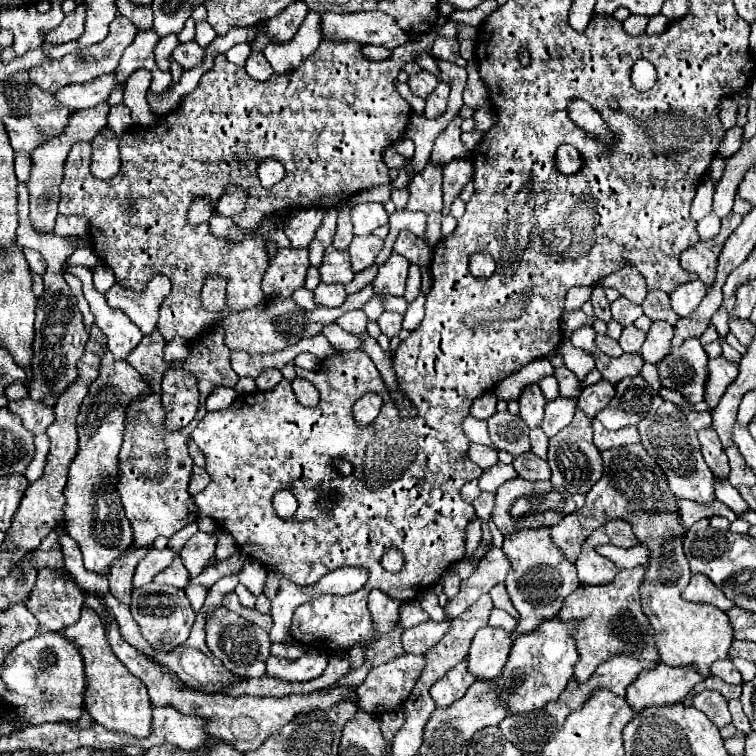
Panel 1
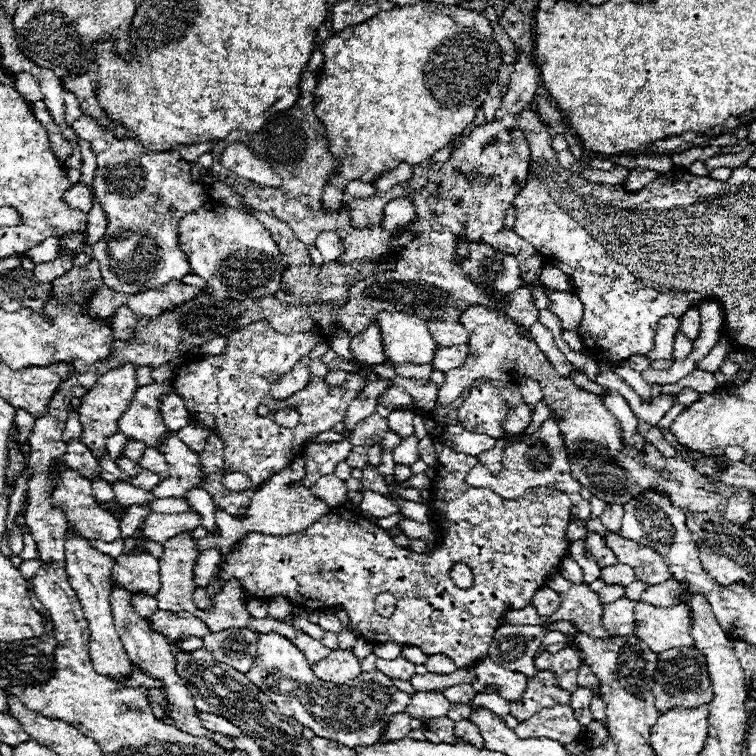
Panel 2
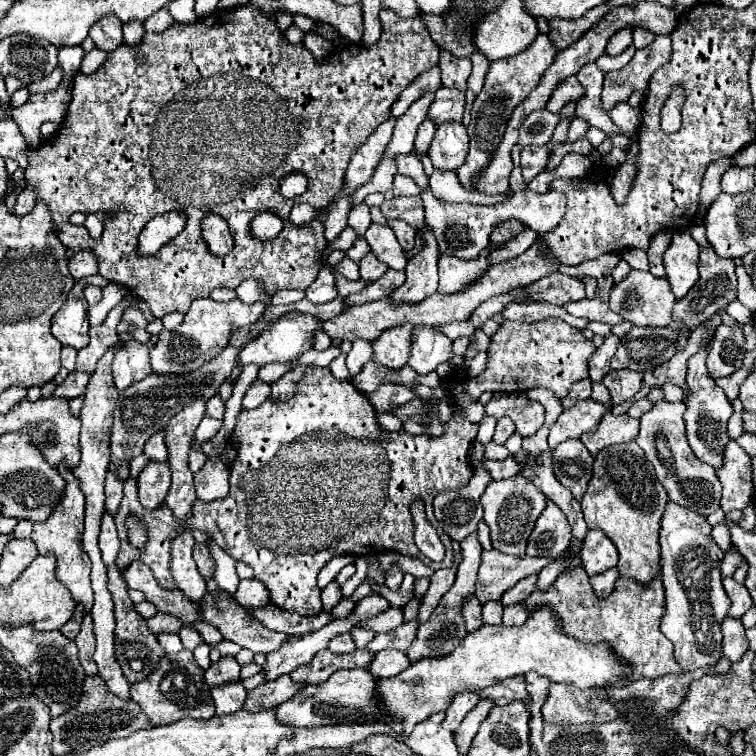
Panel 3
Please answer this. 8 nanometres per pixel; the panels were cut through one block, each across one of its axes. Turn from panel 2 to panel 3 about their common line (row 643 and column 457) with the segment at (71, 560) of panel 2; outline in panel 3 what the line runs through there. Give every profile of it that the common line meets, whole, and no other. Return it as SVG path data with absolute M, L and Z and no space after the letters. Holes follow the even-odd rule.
M440 86L434 92L434 102L428 110L428 118L436 124L450 122L450 120L460 122L462 112L464 112L464 92L460 92L456 88Z

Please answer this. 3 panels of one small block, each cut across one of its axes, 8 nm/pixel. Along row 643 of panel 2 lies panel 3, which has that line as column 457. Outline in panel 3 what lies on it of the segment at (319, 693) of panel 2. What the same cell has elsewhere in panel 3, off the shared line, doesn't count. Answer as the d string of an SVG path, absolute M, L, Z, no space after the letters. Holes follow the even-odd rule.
M486 248L484 256L480 260L460 260L452 254L442 254L438 260L438 272L440 272L440 286L438 290L444 294L460 292L466 284L476 280L490 264L486 262L490 248Z

